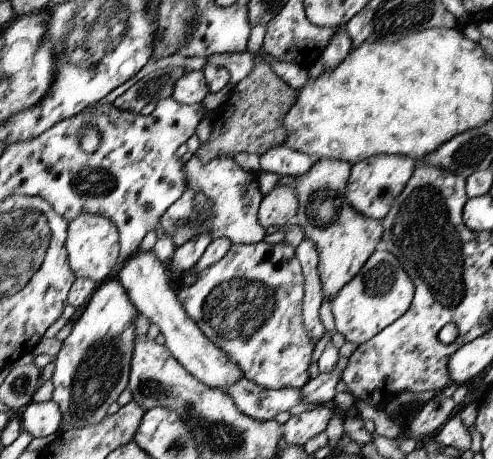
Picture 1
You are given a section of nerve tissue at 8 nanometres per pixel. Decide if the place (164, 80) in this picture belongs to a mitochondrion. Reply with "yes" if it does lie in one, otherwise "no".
yes

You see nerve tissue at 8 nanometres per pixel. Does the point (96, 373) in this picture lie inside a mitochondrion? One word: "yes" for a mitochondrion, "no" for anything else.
yes

